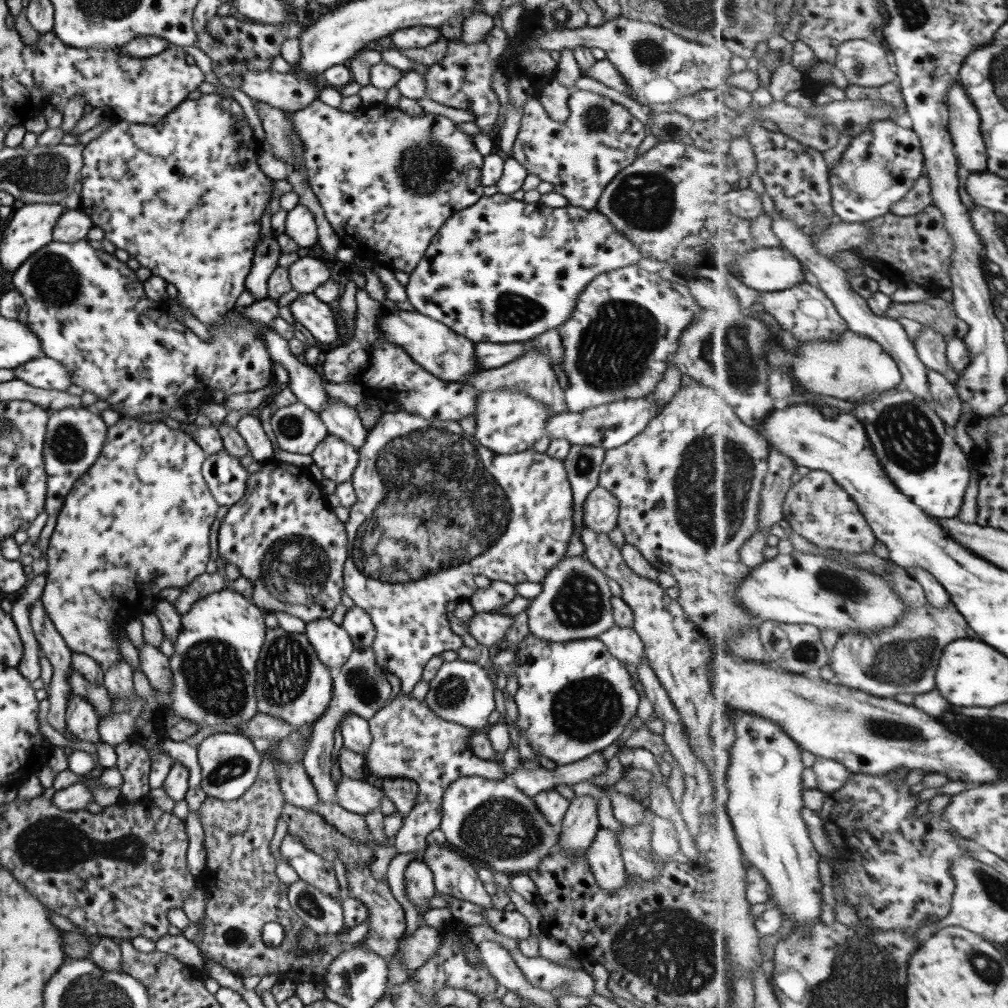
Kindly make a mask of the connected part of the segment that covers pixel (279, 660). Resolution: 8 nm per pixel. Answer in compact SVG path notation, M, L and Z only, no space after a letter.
M282 627L268 628L265 641L257 660L256 669L256 706L257 712L281 718L294 728L315 723L329 707L333 696L333 679L330 670L317 655L304 633L286 632Z

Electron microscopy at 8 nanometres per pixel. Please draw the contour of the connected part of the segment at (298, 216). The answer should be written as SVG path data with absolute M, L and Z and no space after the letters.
M302 204L287 212L285 233L302 249L308 252L319 240L317 224L313 215Z

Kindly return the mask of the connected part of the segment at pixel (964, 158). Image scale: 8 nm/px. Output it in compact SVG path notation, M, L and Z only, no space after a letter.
M959 80L951 90L951 134L955 138L956 152L961 166L971 173L984 173L989 171L990 153L987 140L983 134L983 117L978 105L972 100L966 85Z

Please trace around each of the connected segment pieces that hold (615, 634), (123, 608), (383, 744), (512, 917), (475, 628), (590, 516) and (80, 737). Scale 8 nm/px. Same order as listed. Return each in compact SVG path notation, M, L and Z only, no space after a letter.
M614 625L602 631L597 638L622 663L629 662L636 667L640 663L648 663L642 639L633 628Z
M120 416L115 424L107 428L107 435L96 464L76 480L56 515L56 526L46 550L48 567L45 571L46 584L41 592L42 605L71 652L81 652L91 656L103 669L109 668L117 660L123 660L116 638L121 630L124 630L125 624L132 618L140 619L144 612L153 611L158 603L164 601L160 597L160 591L164 588L183 589L197 576L206 572L206 564L210 560L210 530L220 508L207 488L201 472L206 458L207 455L202 447L185 428L170 429L166 423L142 422L135 417L126 416Z
M399 692L390 703L386 703L370 720L372 736L370 749L364 754L366 770L376 781L402 777L416 782L418 794L412 810L402 819L402 826L392 838L397 854L410 854L425 850L426 836L439 829L442 818L442 799L446 788L456 779L467 776L482 776L488 780L506 779L503 768L493 760L482 760L473 752L468 742L476 733L484 731L466 728L450 720L440 718L425 703L415 699L411 693Z
M499 909L486 910L488 913L489 922L493 929L504 937L518 939L522 941L532 935L530 931L530 922L516 909L513 911L504 911Z
M474 613L474 616L464 624L469 634L480 644L490 647L500 640L505 640L504 634L514 624L514 615L500 613Z
M597 487L588 494L583 505L583 522L596 533L605 533L617 526L619 503L612 492Z
M71 692L68 697L68 708L65 712L66 728L76 741L86 741L99 745L99 716L95 708L80 695Z

